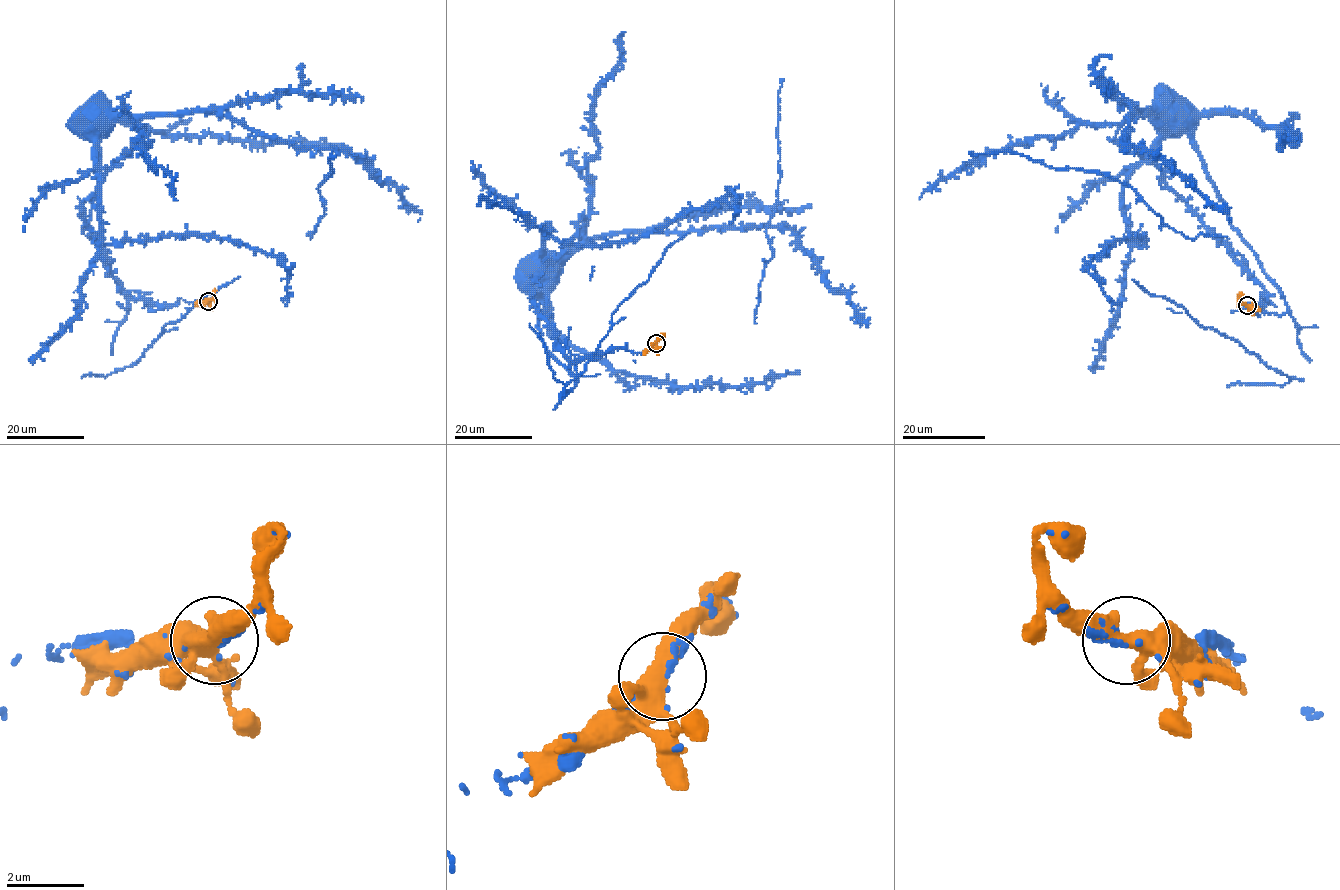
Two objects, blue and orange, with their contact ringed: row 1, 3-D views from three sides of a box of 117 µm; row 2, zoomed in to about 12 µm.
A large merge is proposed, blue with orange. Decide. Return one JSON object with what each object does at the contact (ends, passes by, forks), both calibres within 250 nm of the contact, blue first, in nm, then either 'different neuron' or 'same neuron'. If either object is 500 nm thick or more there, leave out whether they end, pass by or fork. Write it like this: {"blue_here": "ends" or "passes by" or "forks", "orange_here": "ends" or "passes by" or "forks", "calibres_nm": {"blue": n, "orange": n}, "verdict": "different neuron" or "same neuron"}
{"blue_here": "ends", "orange_here": "forks", "calibres_nm": {"blue": 110, "orange": 440}, "verdict": "same neuron"}

